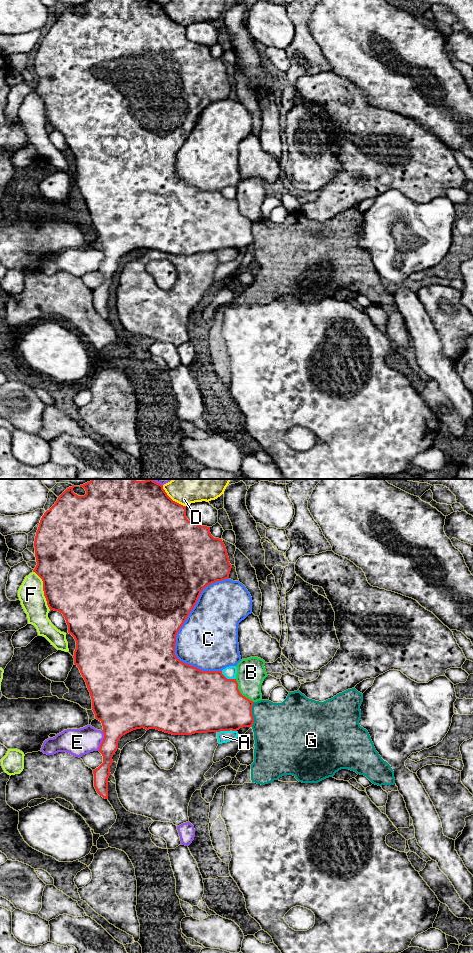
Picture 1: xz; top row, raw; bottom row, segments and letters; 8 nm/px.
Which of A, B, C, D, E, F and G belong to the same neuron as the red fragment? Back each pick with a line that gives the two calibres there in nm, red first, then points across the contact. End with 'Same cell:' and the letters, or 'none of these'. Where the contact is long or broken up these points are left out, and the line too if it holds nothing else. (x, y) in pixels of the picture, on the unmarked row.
Same cell: none of these

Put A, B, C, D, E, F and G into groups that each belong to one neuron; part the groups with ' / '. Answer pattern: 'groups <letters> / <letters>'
groups A / B / C / D / E / F / G

